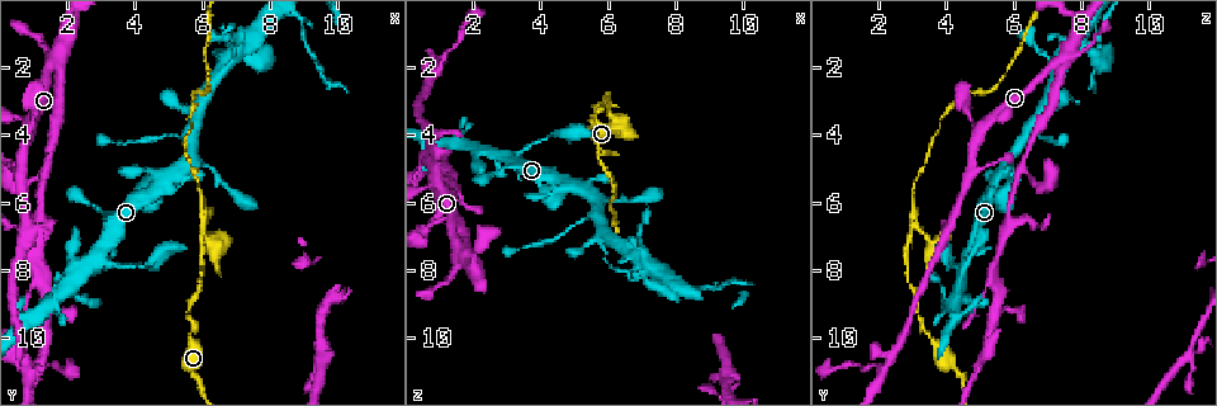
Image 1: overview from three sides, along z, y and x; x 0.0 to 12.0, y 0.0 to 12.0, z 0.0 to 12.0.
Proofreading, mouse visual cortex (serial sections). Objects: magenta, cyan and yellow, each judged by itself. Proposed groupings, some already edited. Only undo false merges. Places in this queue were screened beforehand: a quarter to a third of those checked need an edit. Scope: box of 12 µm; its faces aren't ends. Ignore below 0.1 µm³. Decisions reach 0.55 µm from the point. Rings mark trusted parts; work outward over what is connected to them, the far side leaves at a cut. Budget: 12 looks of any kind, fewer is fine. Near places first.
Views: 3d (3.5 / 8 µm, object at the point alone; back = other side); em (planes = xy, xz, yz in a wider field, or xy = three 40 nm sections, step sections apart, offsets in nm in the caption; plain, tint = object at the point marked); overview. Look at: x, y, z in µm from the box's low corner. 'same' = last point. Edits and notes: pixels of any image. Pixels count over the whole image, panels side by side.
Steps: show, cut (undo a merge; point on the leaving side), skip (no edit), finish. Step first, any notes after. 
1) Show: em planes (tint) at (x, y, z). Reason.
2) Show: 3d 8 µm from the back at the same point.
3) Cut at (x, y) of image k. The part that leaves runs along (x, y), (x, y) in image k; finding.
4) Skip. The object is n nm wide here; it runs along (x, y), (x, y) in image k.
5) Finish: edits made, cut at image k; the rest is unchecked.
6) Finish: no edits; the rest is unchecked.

Show: 3d 8 µm at (6.0, 6.6, 3.1). Two arms in line, one across.

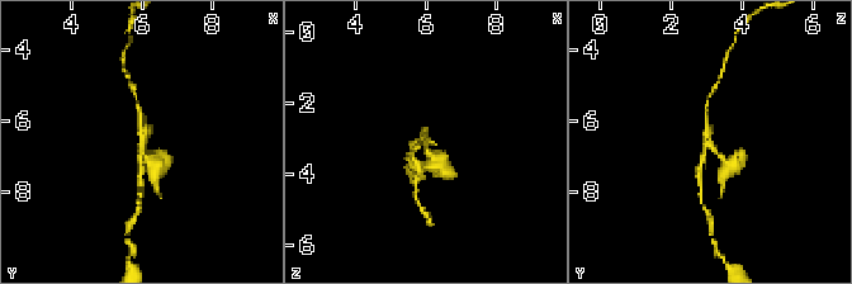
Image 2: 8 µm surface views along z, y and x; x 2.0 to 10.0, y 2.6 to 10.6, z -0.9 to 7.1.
Show: 3d 3.5 µm from the back at (6.0, 6.8, 3.1). Closer look.

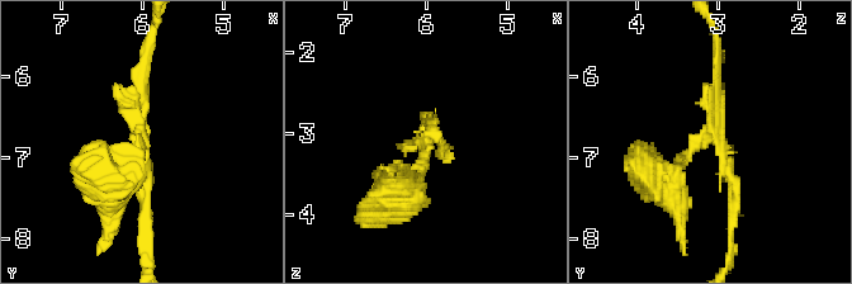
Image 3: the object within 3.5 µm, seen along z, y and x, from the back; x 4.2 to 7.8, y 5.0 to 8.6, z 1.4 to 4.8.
Show: em xy step 1 (tint) at (6.00, 6.70, 3.05). Now the EM.

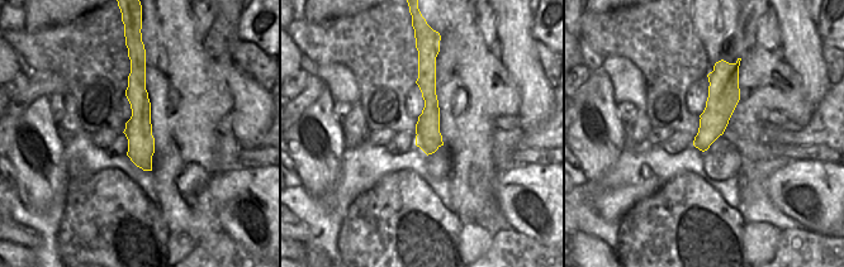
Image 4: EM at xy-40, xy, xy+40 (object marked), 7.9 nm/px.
Cut at (421, 170) of image 3. The part that leaves runs along (424, 142), (420, 171), (361, 216) in image 3; two cells meet here.

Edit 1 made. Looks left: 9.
Show: 3d 3.5 µm at (3.0, 7.4, 4.6).

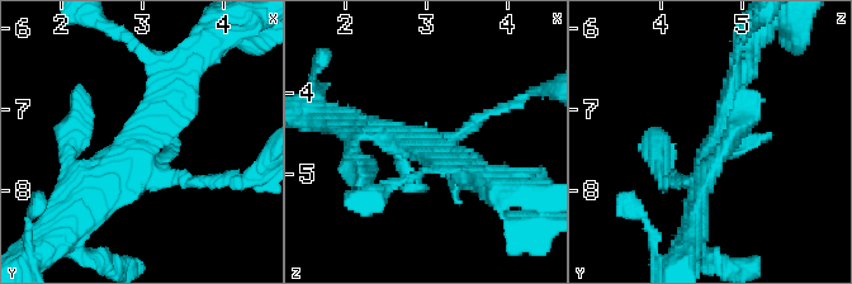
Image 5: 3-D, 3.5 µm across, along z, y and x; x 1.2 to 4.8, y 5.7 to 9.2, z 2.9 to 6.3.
Show: em xy step 2 (tint) at (2.95, 7.40, 4.65). Shape alone is not enough.

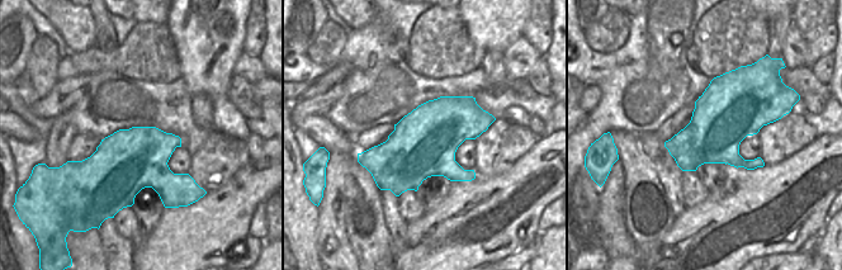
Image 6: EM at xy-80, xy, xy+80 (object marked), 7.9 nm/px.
Skip. The object is 500 nm wide here; it runs along (180, 76), (161, 119), (79, 206) in image 5; continuous, no second cell.

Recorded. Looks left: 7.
Show: 3d 8 µm at (1.6, 1.9, 7.3). Three-way junction.

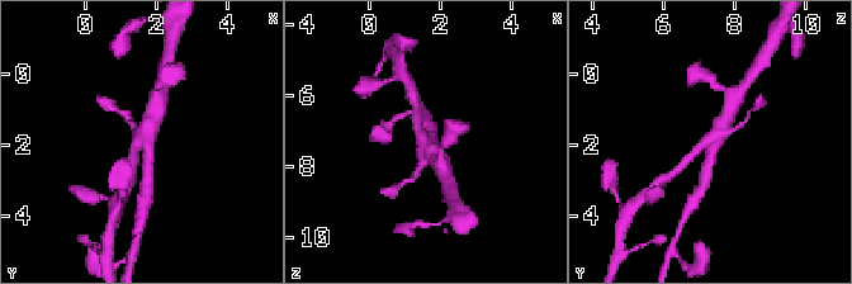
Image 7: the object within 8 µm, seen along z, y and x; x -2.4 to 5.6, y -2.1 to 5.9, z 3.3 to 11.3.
Show: 3d 3.5 µm from the back at (1.6, 1.9, 7.3).

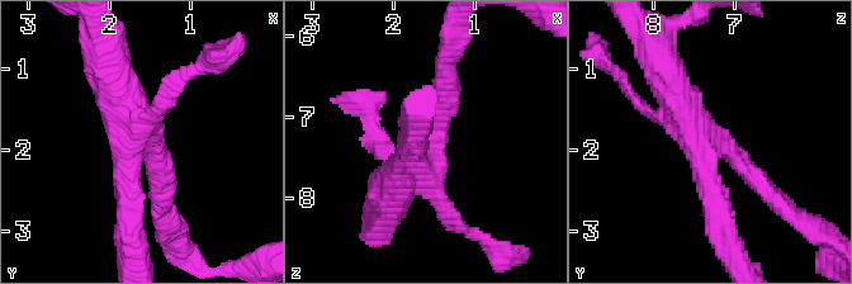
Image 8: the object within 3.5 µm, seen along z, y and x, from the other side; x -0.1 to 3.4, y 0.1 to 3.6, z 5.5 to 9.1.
Show: em planes (tint) at (1.60, 1.85, 7.30). Shape alone is not enough.

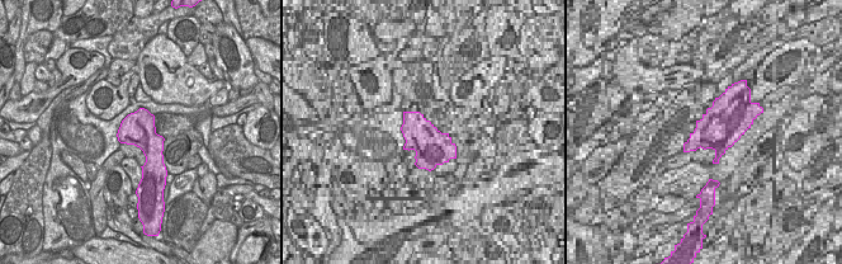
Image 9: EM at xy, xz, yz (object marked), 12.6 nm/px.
Skip. It runs along (444, 83), (413, 135) in image 8; one cell here.

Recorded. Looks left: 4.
Show: 3d 3.5 µm at (1.3, 4.9, 6.2). Side arm on a straight run.

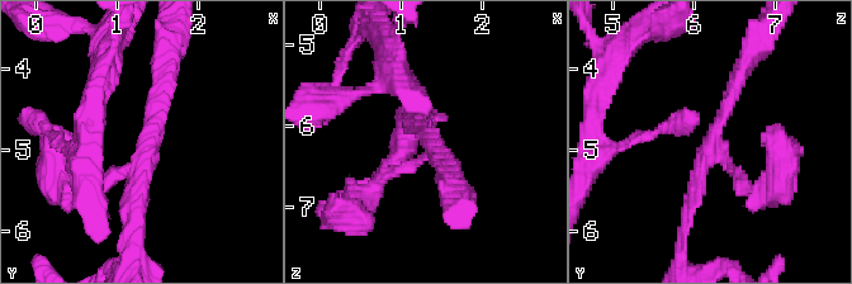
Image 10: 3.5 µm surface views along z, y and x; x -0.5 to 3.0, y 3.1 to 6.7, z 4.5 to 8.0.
Show: em xy step 2 (tint) at (1.35, 5.00, 6.25). 3 arms meet here; the arms are 150, 200, 200 nm wide; now the EM.

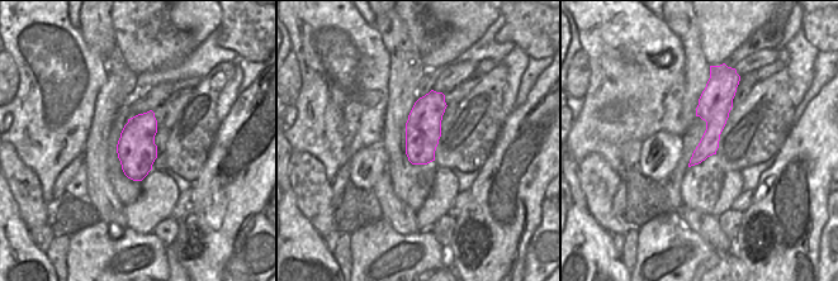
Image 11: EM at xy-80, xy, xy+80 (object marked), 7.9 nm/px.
Skip. It runs along (715, 77), (714, 129), (694, 161) in image 11; one cell here.

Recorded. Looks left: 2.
Show: 3d 3.5 µm at (7.3, 1.2, 7.8). Abrupt turn.

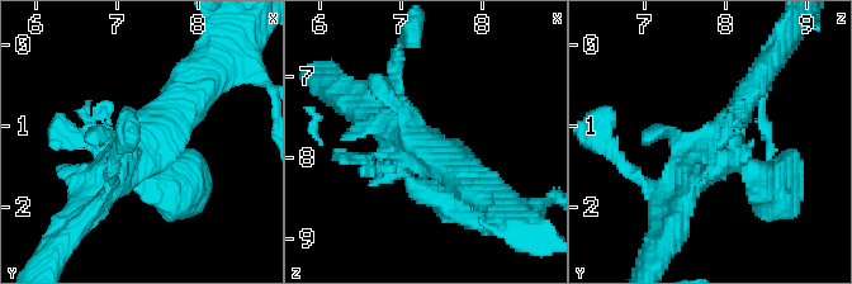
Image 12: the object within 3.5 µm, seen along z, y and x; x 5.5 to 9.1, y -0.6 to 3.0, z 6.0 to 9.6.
Show: em xy step 3 (tint) at (7.25, 1.25, 7.85). Shape alone is not enough.

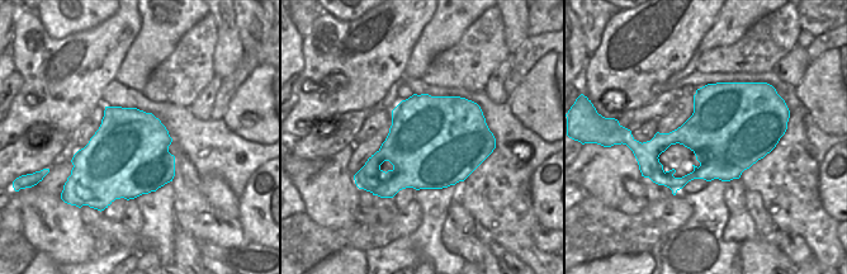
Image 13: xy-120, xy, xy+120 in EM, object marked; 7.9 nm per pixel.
Skip. It runs along (93, 206), (132, 151), (198, 89) in image 12; one cell here.

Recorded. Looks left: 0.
Finish: edits made, cut at image 3; the rest is unchecked.

